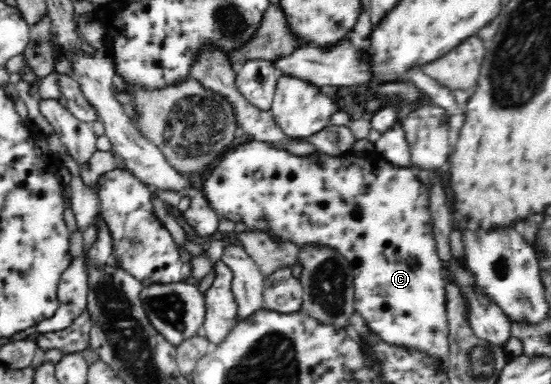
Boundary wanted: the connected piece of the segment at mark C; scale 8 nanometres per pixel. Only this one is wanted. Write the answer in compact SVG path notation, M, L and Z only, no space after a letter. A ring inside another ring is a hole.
M250 140L249 144L241 144L239 148L233 148L225 152L225 156L220 162L213 165L209 170L210 174L206 180L202 180L201 192L208 200L211 208L219 214L221 218L229 219L235 223L244 222L247 231L261 231L274 237L277 241L297 244L300 249L306 246L313 248L330 248L341 253L341 256L350 264L352 268L353 286L354 286L354 308L364 318L370 330L391 346L401 346L424 352L427 356L434 359L446 360L449 356L448 342L448 318L445 298L445 273L440 256L437 252L436 240L432 231L432 218L430 215L429 189L418 178L417 171L411 168L401 168L388 162L387 159L381 158L378 163L371 162L366 156L358 157L349 153L343 157L331 157L316 151L307 156L292 155L289 151L271 146L265 141Z

